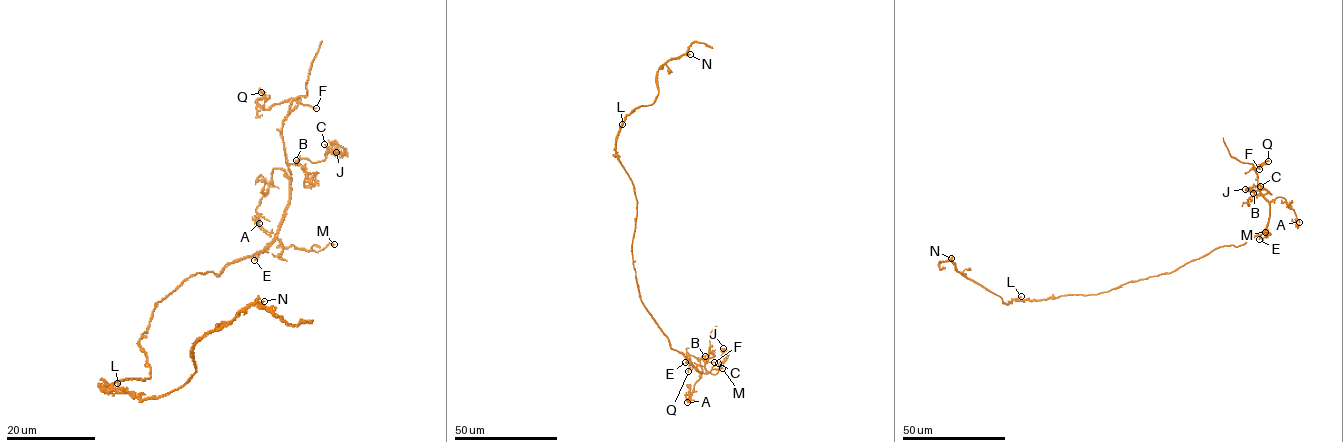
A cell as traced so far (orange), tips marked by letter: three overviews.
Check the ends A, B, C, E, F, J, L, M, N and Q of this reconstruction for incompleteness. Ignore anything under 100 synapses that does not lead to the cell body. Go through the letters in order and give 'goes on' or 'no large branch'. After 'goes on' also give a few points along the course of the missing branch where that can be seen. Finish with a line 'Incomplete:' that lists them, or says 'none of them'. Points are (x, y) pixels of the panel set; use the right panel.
A: no large branch
B: no large branch
C: no large branch
E: no large branch
F: no large branch
J: no large branch
L: no large branch
M: no large branch
N: no large branch
Q: no large branch
Incomplete: none of them

